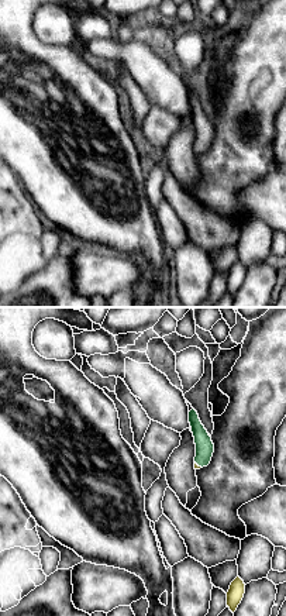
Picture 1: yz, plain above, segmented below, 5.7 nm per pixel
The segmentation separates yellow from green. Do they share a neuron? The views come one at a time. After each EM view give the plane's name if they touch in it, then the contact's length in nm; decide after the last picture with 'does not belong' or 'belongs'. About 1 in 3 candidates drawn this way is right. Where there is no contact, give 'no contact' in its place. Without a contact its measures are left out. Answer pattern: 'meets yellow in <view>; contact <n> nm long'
meets yellow in yz; contact 60 nm long

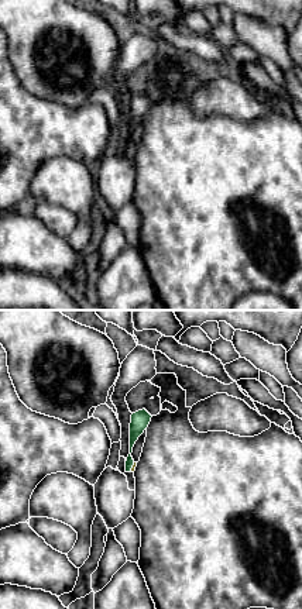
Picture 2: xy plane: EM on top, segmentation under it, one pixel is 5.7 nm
meets yellow in xy; contact 60 nm long

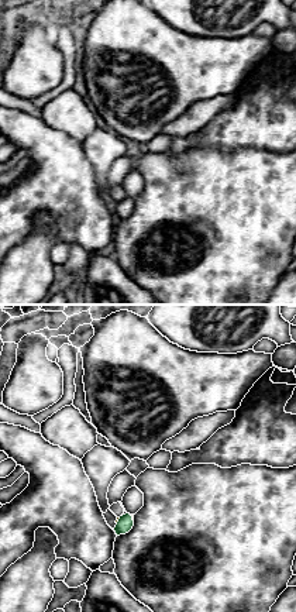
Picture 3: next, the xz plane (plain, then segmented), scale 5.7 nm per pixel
meets yellow in xz; contact 40 nm long

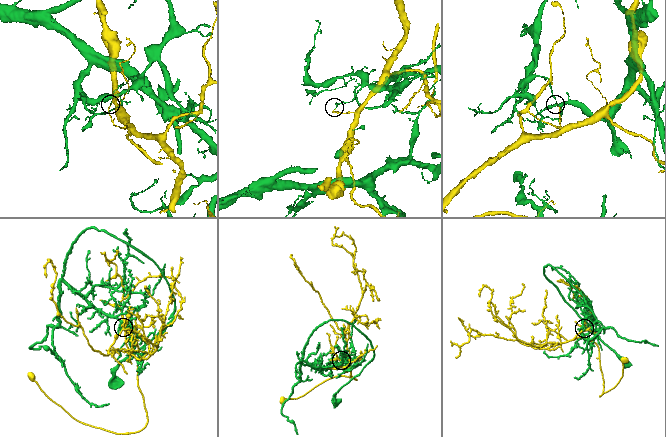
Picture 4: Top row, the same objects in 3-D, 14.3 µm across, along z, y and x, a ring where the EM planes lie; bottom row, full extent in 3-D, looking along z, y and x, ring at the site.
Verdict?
does not belong

